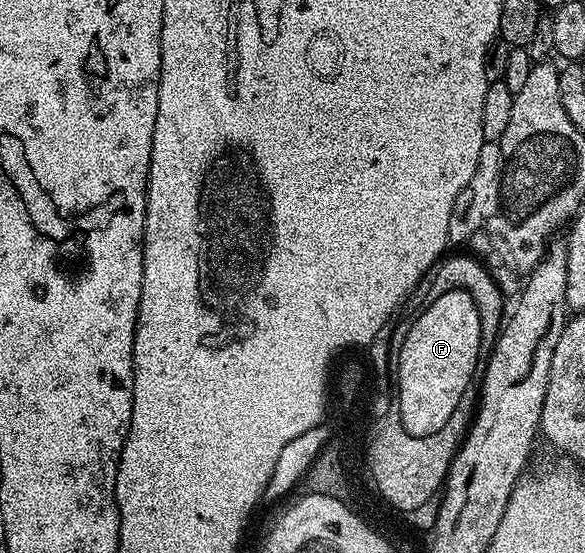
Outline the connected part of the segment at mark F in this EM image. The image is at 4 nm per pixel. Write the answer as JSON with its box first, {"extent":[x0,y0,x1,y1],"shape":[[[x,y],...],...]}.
{"extent":[394,290,482,438],"shape":[[[451,290],[431,299],[427,304],[429,306],[417,318],[411,319],[412,327],[402,343],[400,355],[394,361],[394,382],[399,386],[401,396],[401,422],[406,432],[415,438],[438,432],[446,424],[446,420],[450,420],[454,408],[458,408],[458,400],[462,400],[466,384],[470,384],[477,377],[478,367],[482,362],[479,358],[482,324],[475,297],[467,290]]]}

